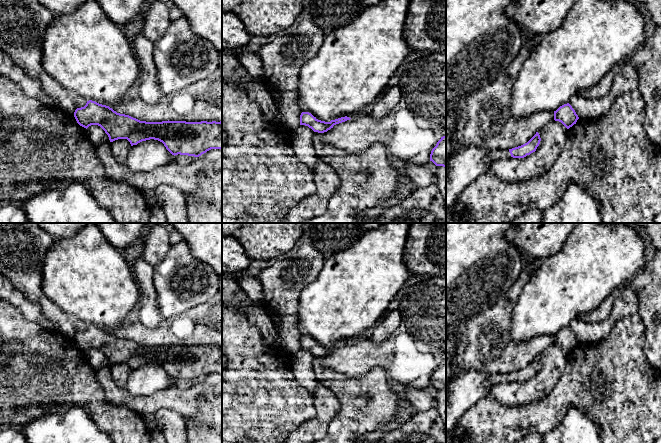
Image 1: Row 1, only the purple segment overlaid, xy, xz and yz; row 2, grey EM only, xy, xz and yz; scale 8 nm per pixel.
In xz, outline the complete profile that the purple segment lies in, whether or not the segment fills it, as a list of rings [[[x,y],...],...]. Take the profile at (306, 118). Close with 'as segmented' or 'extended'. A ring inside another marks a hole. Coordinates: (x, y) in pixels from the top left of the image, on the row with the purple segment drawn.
[[[302,112],[300,115],[300,125],[305,125],[311,128],[314,132],[324,133],[333,128],[334,125],[350,120],[351,118],[345,116],[330,122],[318,120],[309,112]]]; as segmented

